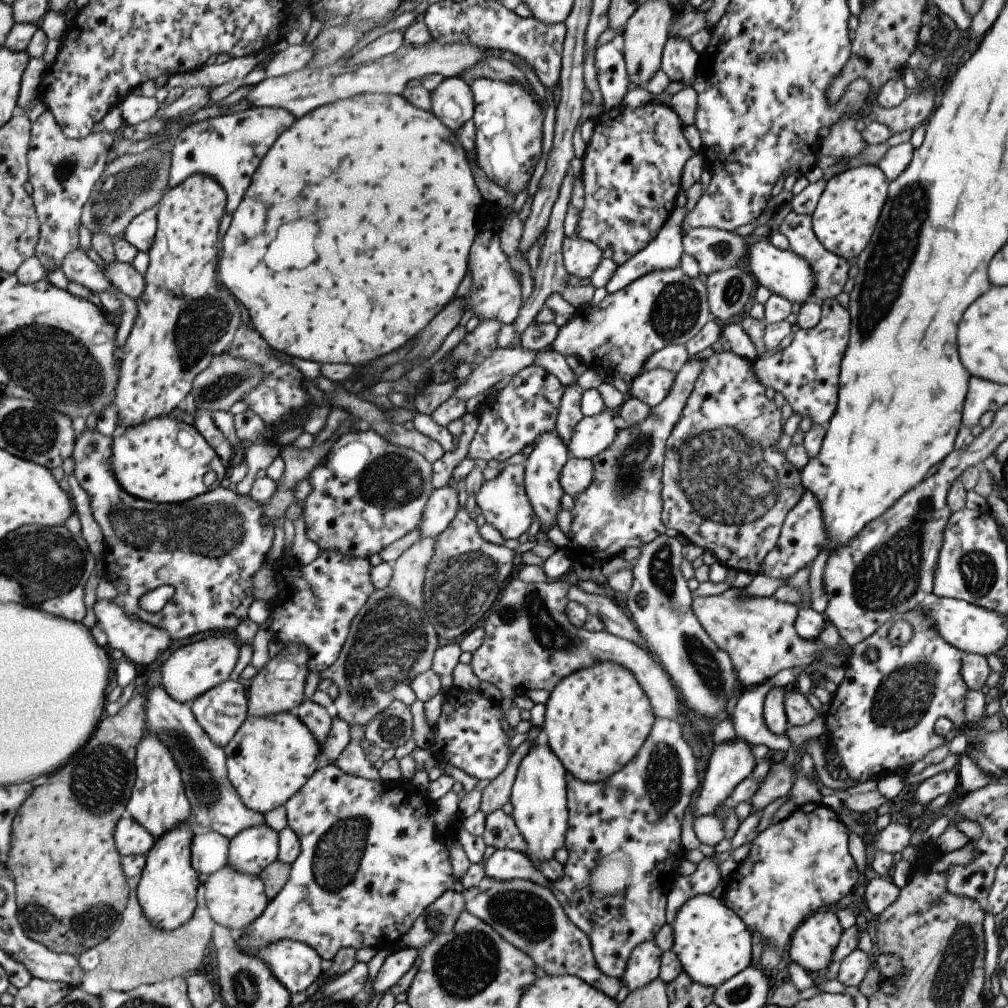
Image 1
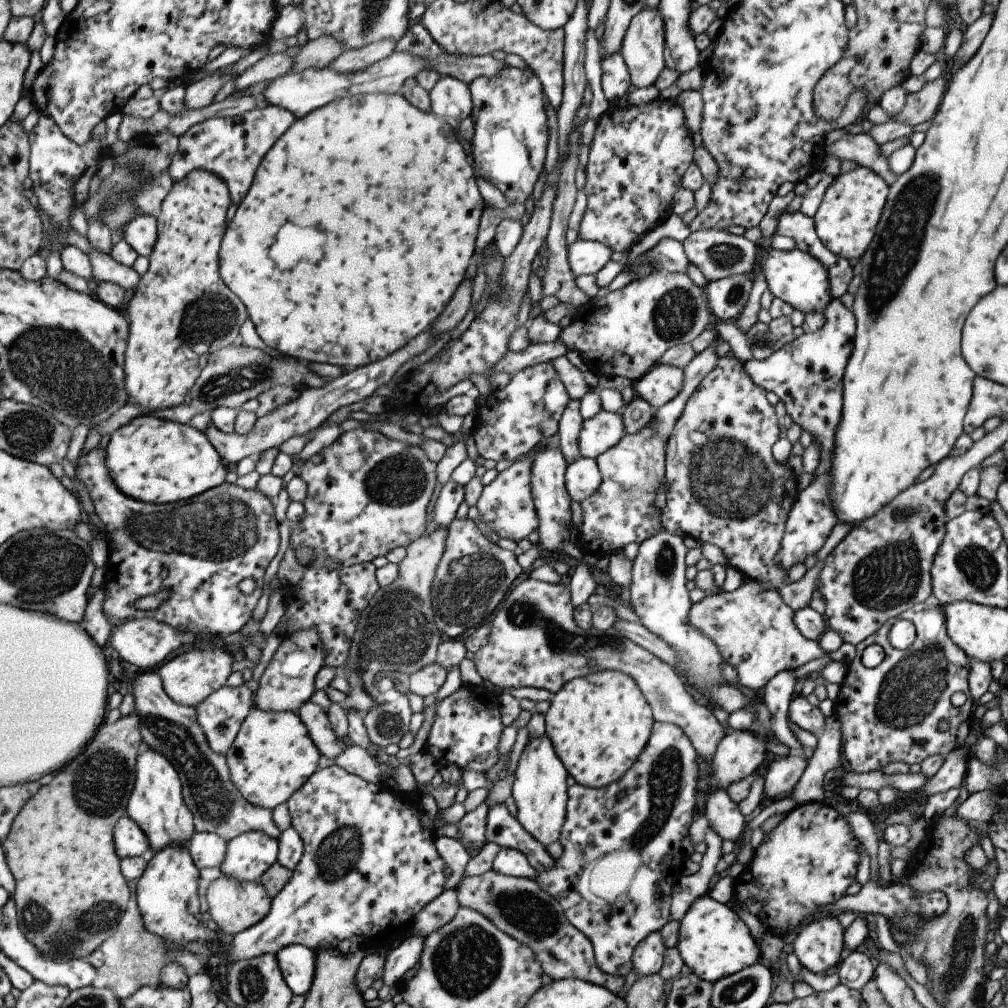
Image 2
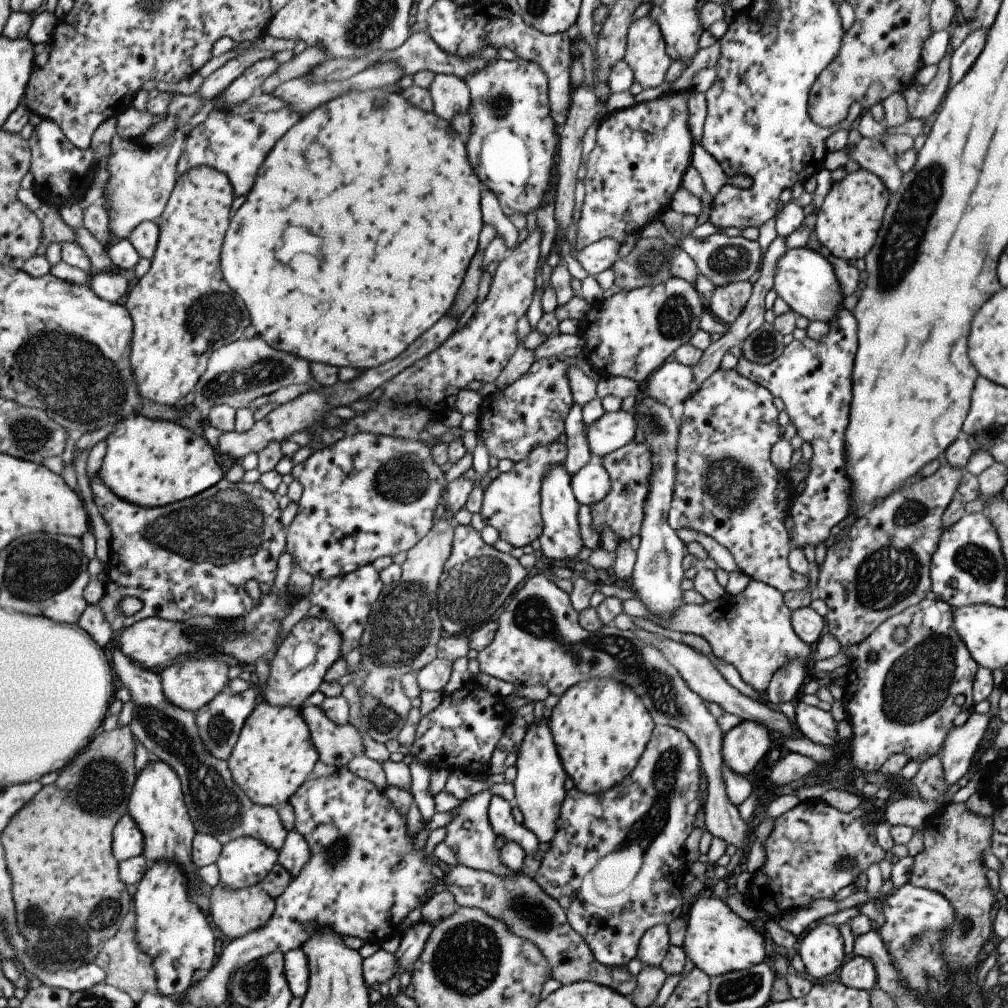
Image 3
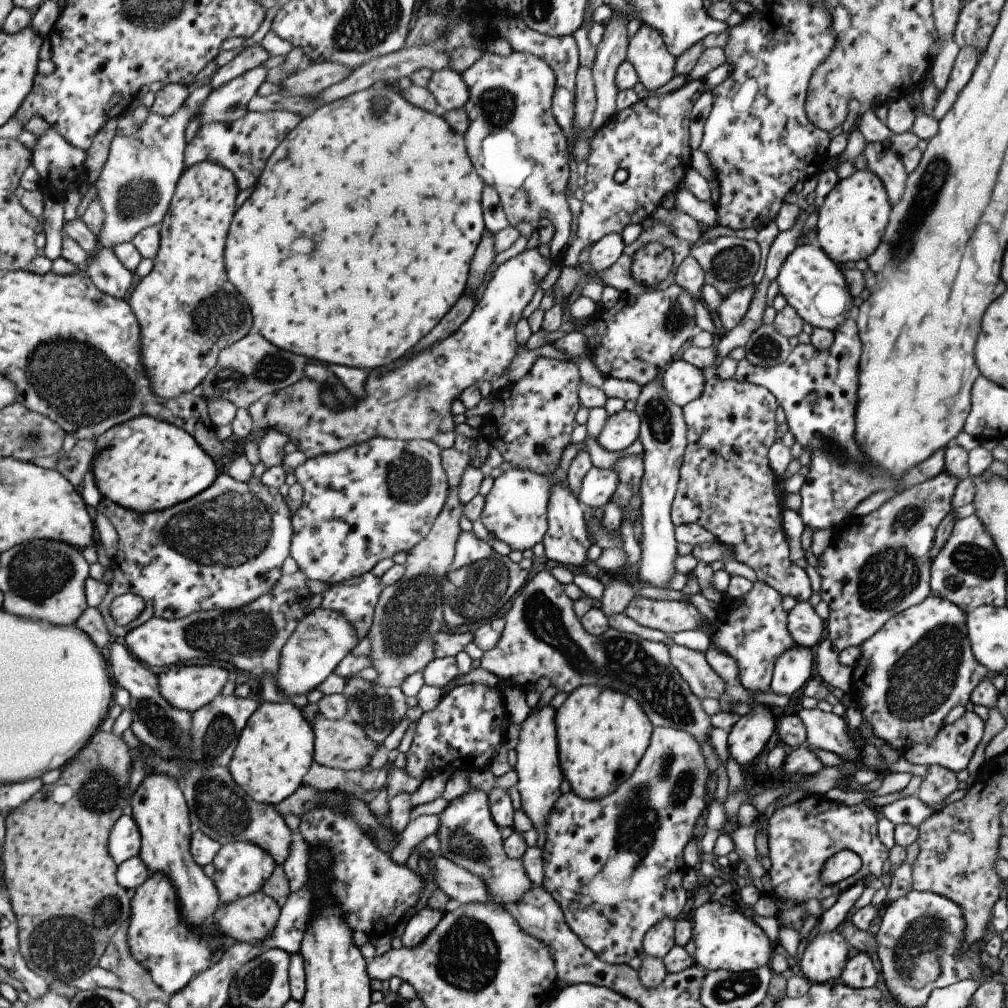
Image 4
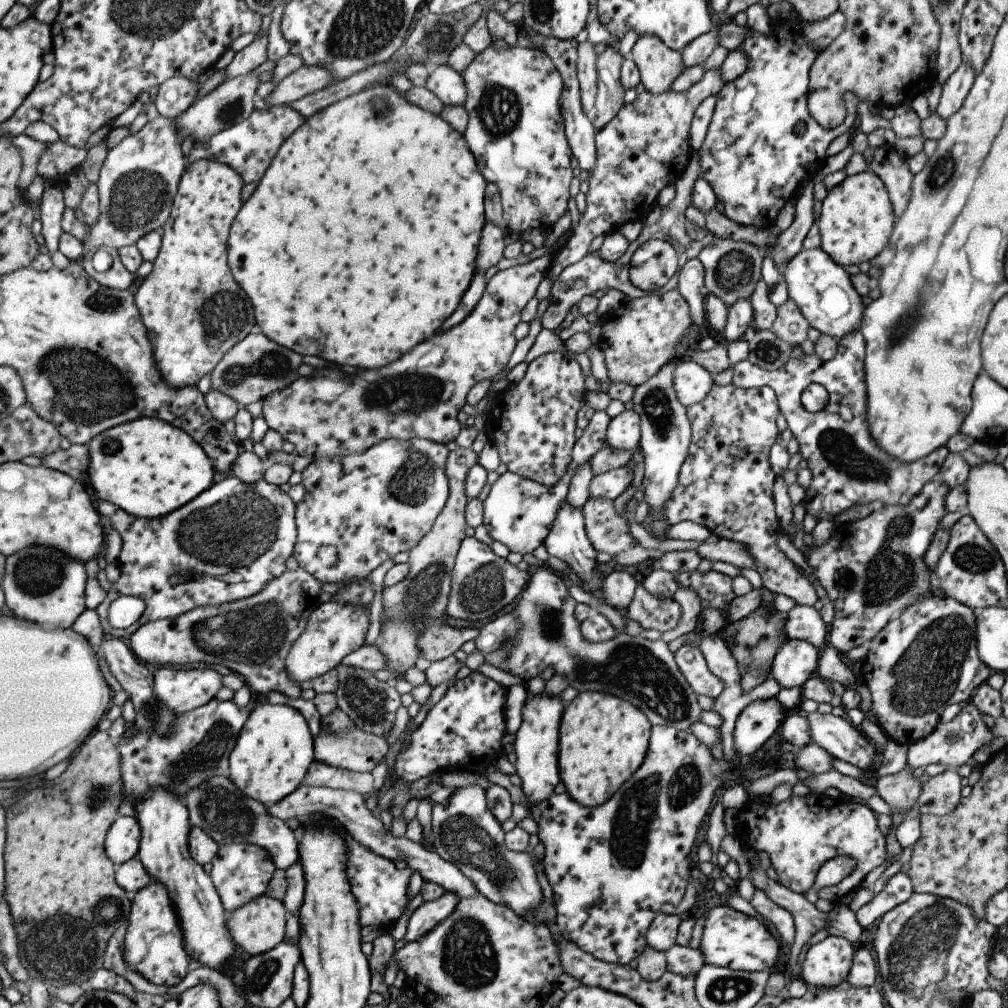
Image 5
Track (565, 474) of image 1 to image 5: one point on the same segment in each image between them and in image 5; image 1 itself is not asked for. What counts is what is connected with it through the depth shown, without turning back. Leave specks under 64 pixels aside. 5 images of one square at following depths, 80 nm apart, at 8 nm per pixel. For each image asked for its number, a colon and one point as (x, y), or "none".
2: (582, 477)
3: (589, 484)
4: (595, 489)
5: (609, 485)

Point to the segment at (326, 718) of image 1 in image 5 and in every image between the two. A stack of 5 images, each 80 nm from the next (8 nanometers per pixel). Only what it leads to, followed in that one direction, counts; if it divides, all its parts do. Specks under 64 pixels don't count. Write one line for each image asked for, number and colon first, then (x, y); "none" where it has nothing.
2: (328, 744)
3: (335, 745)
4: (341, 744)
5: (354, 750)

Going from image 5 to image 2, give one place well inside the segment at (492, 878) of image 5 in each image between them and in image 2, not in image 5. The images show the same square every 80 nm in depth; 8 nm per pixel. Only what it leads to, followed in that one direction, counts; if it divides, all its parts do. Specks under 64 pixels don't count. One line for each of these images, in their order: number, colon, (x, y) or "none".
2: (471, 827)
3: (468, 833)
4: (468, 837)

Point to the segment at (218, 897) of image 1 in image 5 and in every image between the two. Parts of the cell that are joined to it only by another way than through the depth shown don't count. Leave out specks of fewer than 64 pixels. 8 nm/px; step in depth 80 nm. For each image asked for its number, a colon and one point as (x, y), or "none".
2: (233, 905)
3: (236, 913)
4: (251, 919)
5: (256, 927)

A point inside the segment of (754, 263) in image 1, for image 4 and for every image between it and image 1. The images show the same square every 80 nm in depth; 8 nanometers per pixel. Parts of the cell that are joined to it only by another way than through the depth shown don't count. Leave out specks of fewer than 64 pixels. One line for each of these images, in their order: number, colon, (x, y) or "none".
2: (794, 276)
3: (803, 278)
4: (812, 284)

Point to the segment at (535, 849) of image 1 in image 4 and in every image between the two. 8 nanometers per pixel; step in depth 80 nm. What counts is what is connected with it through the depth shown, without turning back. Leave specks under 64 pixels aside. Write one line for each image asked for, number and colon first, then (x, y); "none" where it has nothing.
2: (538, 787)
3: (538, 784)
4: (537, 767)

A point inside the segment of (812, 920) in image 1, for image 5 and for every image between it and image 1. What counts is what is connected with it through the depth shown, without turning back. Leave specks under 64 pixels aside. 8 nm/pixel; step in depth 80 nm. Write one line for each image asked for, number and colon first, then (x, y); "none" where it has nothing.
2: (817, 946)
3: (821, 949)
4: (823, 959)
5: (825, 964)

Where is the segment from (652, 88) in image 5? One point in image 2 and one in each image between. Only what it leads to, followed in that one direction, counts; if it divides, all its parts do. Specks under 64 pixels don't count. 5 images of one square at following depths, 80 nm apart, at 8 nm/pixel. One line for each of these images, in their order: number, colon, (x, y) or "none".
2: (642, 45)
3: (645, 54)
4: (654, 66)

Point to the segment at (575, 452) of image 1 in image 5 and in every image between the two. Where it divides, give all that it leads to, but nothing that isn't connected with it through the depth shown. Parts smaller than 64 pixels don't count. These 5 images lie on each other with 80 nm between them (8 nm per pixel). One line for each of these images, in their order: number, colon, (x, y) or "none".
2: (599, 433)
3: (611, 431)
4: (620, 429)
5: (622, 432)

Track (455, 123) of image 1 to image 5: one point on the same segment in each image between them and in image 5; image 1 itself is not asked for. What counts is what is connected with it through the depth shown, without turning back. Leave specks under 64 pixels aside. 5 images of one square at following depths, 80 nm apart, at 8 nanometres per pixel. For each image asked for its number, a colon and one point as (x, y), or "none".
2: (450, 101)
3: (449, 94)
4: (446, 85)
5: (445, 84)

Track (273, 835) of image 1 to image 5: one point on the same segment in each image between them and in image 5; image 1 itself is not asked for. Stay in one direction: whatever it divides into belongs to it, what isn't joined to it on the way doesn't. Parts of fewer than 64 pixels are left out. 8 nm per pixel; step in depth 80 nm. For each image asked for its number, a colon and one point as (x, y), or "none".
2: (249, 855)
3: (243, 862)
4: (240, 868)
5: (240, 872)

